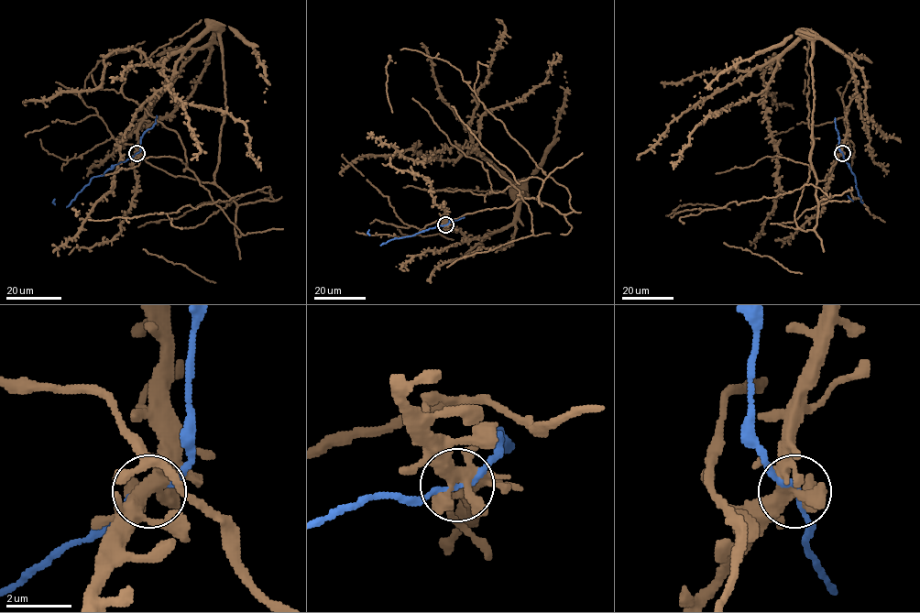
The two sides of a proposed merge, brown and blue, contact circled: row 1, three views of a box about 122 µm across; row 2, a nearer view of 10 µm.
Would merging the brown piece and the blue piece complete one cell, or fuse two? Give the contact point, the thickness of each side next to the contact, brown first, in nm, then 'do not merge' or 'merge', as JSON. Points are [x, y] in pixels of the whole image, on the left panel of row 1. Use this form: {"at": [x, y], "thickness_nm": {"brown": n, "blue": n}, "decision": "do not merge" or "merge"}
{"at": [136, 153], "thickness_nm": {"brown": 460, "blue": 150}, "decision": "do not merge"}

